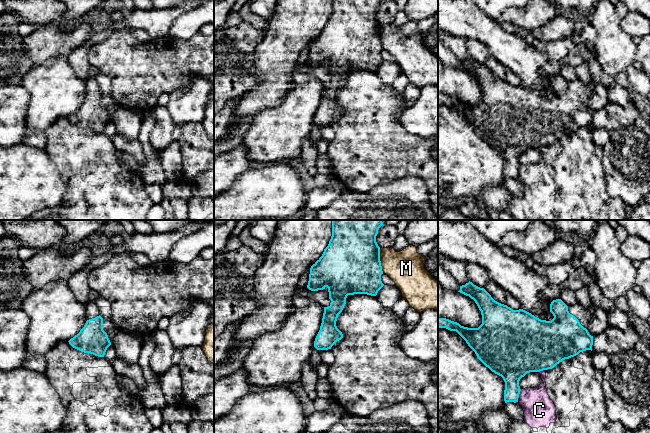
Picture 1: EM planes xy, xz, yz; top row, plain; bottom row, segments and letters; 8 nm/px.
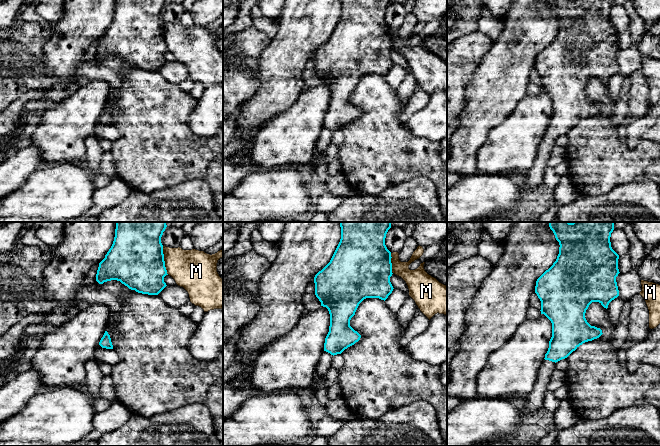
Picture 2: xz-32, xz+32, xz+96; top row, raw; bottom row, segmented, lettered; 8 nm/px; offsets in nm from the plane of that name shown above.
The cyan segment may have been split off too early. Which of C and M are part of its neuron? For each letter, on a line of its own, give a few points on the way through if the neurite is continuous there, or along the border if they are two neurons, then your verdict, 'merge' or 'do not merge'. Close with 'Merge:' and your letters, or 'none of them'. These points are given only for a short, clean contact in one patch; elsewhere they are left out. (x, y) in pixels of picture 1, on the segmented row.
C: do not merge
M: do not merge
Merge: none of them

